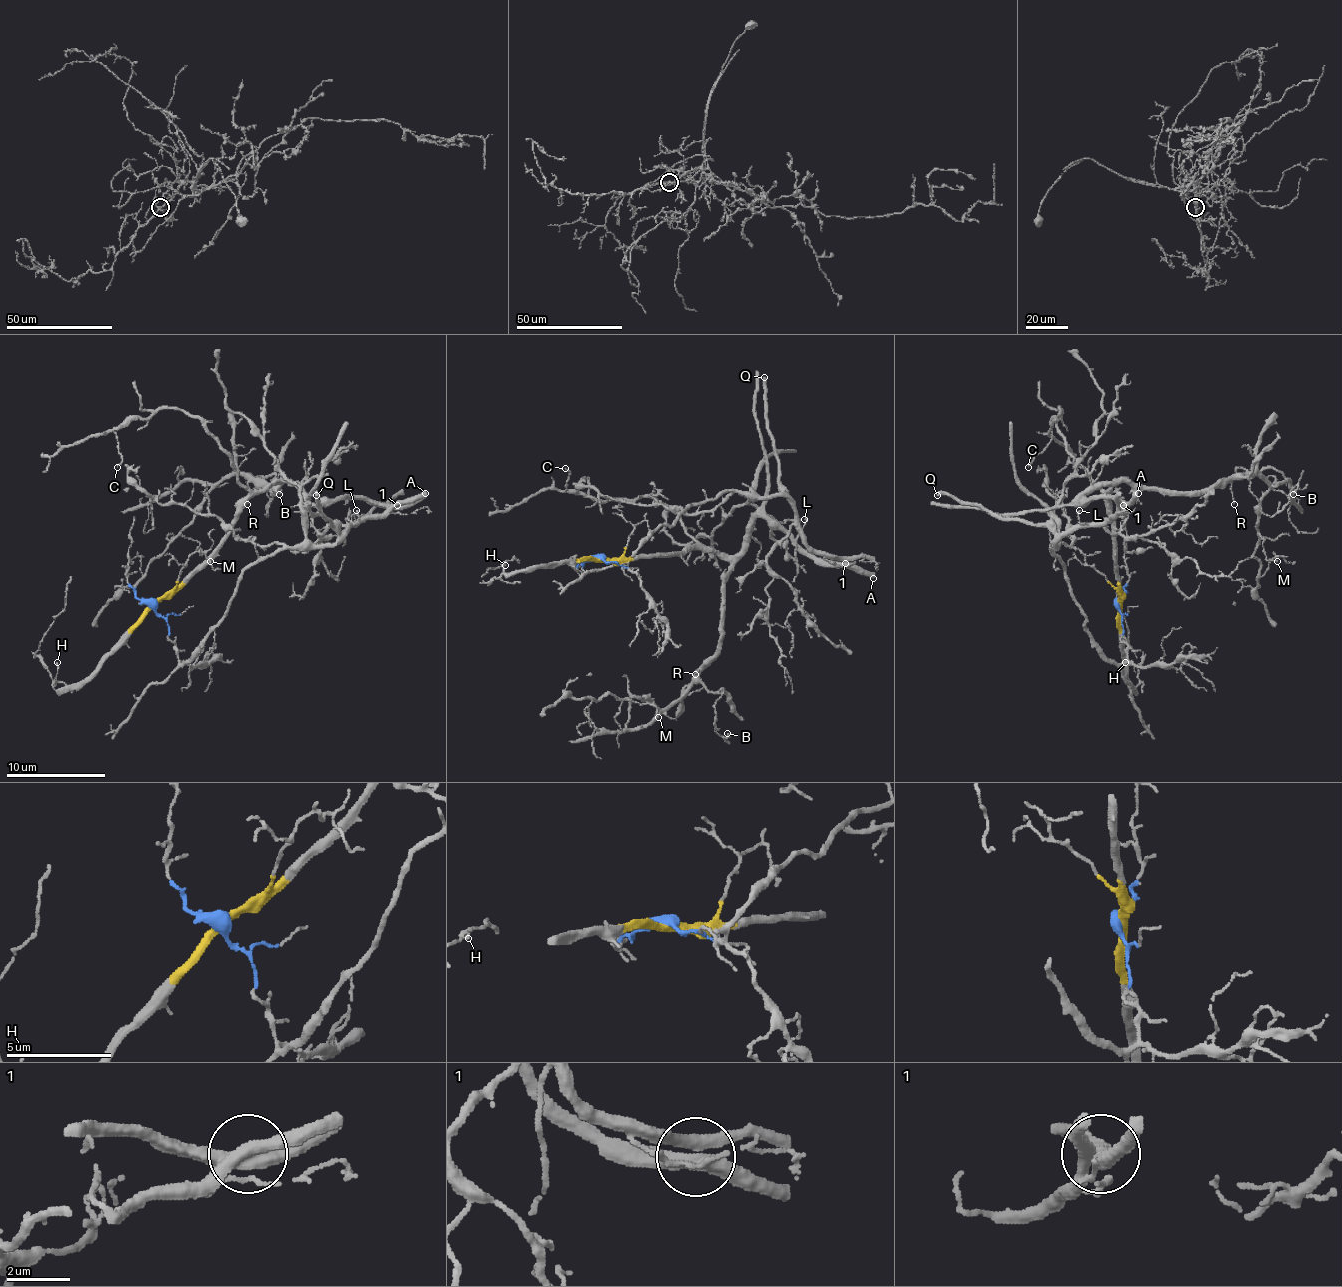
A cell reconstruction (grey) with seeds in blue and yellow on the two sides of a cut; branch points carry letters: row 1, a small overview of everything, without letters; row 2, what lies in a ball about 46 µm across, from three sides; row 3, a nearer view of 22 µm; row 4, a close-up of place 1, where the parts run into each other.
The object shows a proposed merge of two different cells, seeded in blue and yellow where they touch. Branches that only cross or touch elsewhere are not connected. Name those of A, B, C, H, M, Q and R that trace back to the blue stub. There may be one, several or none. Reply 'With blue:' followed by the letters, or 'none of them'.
With blue: Q

